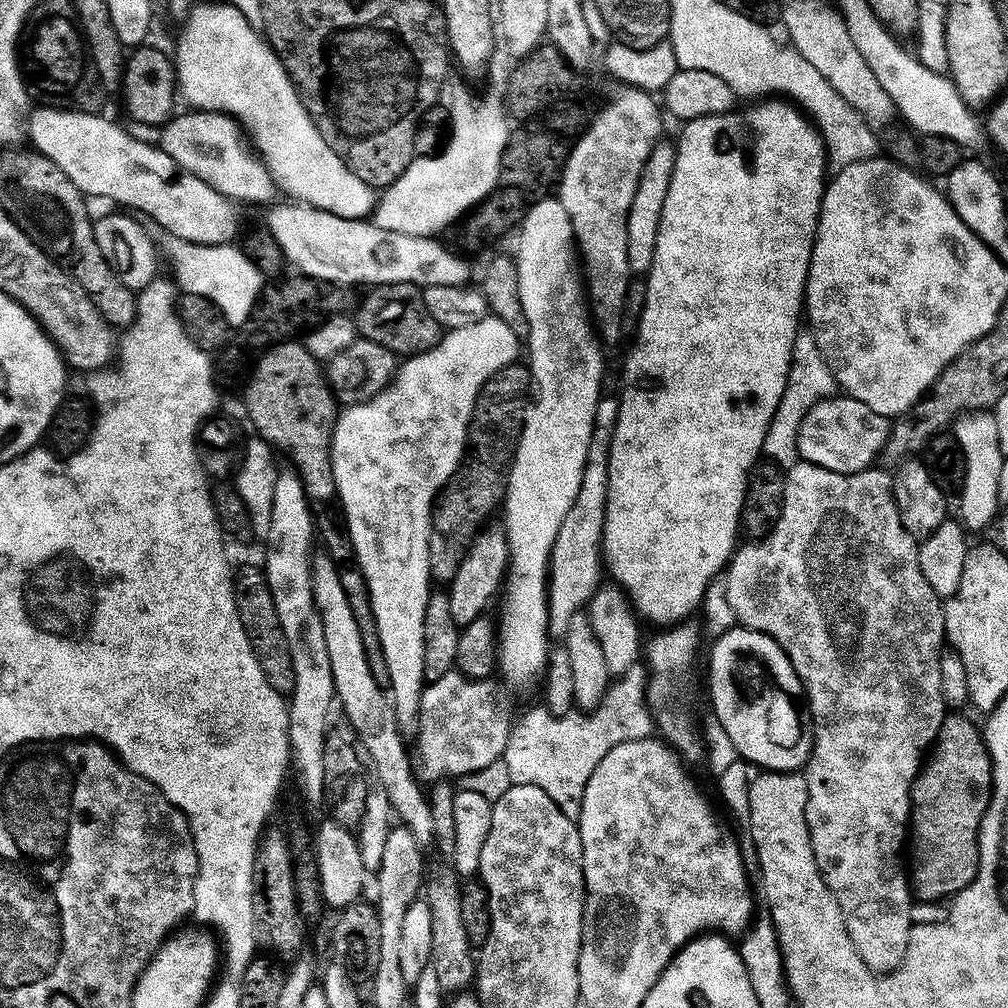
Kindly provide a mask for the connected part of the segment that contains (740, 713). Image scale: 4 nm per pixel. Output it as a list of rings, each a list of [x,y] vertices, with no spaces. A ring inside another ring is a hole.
[[[735,626],[722,634],[715,637],[712,648],[712,657],[708,660],[708,696],[712,699],[712,712],[715,723],[720,724],[726,734],[730,736],[731,742],[737,748],[737,754],[741,761],[749,760],[752,764],[757,764],[757,769],[767,770],[770,772],[795,772],[803,769],[808,763],[808,755],[812,752],[812,717],[808,714],[808,705],[804,698],[804,687],[790,662],[790,658],[778,646],[778,642],[771,640],[765,632],[756,632],[753,628]]]

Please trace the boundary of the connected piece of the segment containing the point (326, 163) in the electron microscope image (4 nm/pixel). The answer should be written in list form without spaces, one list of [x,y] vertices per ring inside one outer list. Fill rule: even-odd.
[[[229,2],[223,4],[197,3],[183,21],[184,29],[180,32],[180,41],[174,52],[175,79],[178,92],[188,99],[193,109],[206,112],[223,112],[235,118],[242,125],[243,131],[256,143],[255,151],[268,168],[269,174],[281,193],[293,201],[308,204],[312,208],[321,208],[330,214],[338,214],[347,220],[363,220],[373,215],[378,192],[370,187],[358,174],[351,172],[330,150],[326,138],[314,126],[308,111],[292,85],[292,79],[284,69],[279,56],[272,51],[271,44],[249,22],[236,7]]]

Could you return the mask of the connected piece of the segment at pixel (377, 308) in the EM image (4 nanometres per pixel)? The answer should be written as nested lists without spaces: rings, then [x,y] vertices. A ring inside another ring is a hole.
[[[377,284],[354,312],[357,333],[378,346],[396,353],[397,357],[417,356],[430,350],[442,335],[440,323],[426,310],[423,291],[415,284]]]

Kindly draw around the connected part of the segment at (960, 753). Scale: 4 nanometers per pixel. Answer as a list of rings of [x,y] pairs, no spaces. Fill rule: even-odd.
[[[964,714],[945,715],[944,725],[940,727],[920,771],[916,773],[910,797],[911,894],[916,898],[923,897],[925,880],[928,883],[927,899],[935,902],[955,897],[956,893],[974,882],[978,874],[978,830],[992,801],[992,755],[984,745],[984,734],[978,724],[970,717],[960,715]]]

